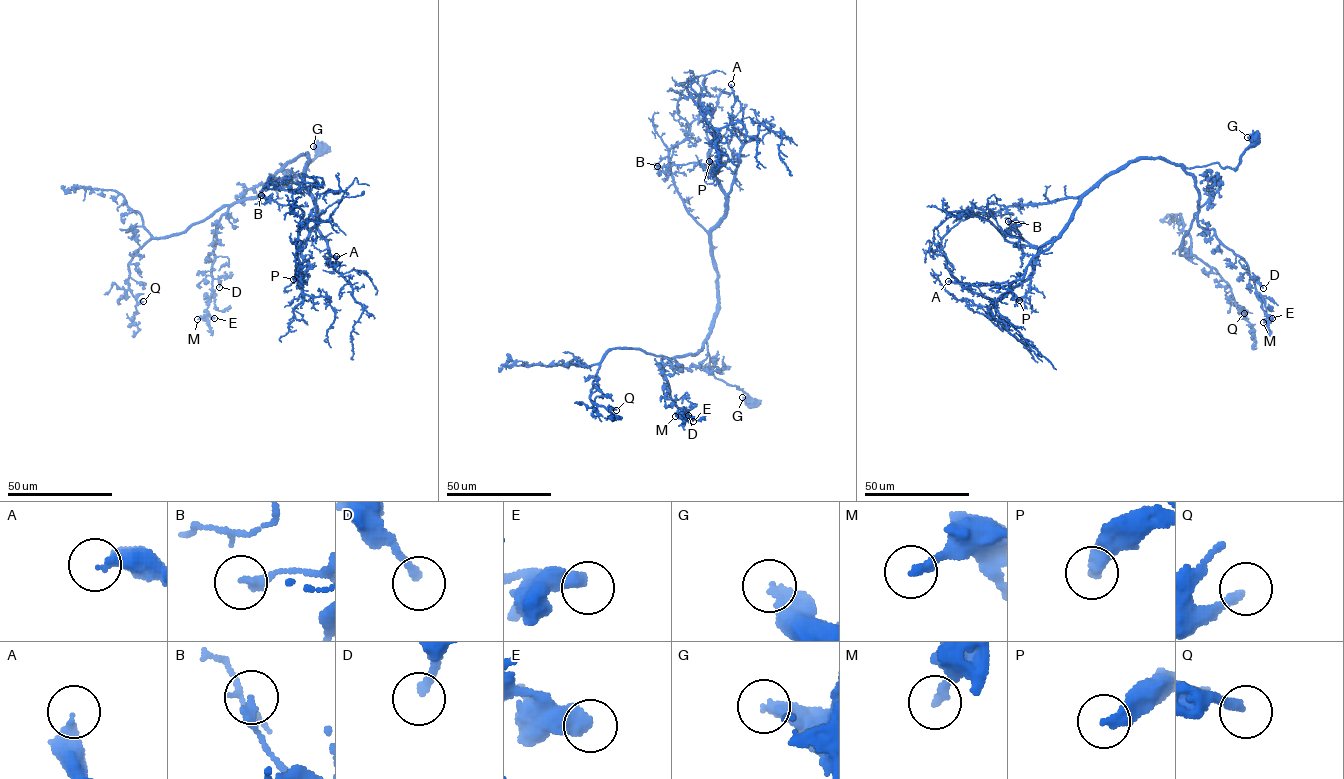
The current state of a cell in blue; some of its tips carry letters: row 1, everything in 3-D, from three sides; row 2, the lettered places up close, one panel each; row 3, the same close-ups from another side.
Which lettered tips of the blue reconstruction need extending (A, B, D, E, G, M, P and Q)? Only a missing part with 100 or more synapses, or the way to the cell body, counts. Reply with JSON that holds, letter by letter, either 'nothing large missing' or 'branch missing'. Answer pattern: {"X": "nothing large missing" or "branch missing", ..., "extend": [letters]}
{"A": "nothing large missing", "B": "nothing large missing", "D": "nothing large missing", "E": "nothing large missing", "G": "nothing large missing", "M": "nothing large missing", "P": "branch missing", "Q": "nothing large missing", "extend": ["P"]}

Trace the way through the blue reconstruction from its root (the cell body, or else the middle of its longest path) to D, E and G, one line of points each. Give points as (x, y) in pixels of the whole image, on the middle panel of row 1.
D: (754, 404), (741, 390), (710, 372), (706, 338), (694, 354), (662, 359), (671, 398), (688, 415)
E: (754, 404), (741, 390), (710, 372), (706, 338), (694, 354), (662, 359), (671, 398), (683, 416), (693, 421)
G: (754, 404), (750, 407), (742, 397)

